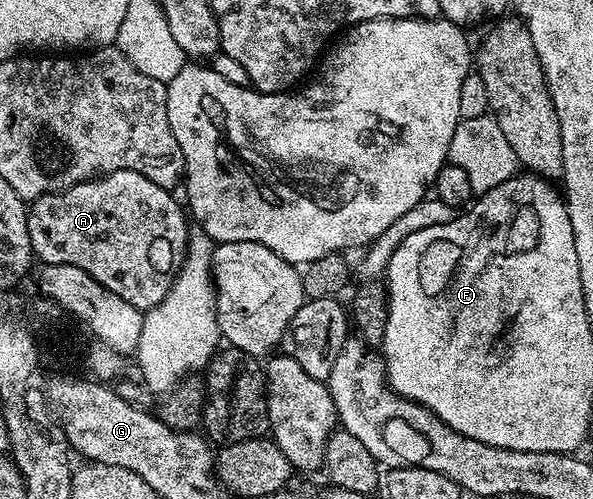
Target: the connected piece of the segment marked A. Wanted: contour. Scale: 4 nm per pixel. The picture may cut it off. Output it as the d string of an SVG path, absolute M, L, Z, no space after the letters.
M117 171L89 179L87 183L75 183L67 191L42 195L29 204L26 213L35 256L43 259L41 262L46 265L76 265L76 269L84 269L84 273L96 277L104 289L116 293L116 297L124 297L124 301L137 311L151 311L168 297L168 289L172 289L172 281L178 276L188 238L183 204L178 204L170 195L173 194L167 188L156 185L156 181L148 181L148 177L135 171Z

